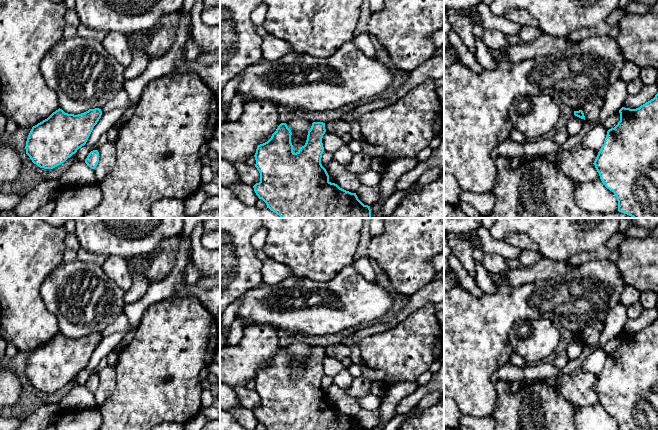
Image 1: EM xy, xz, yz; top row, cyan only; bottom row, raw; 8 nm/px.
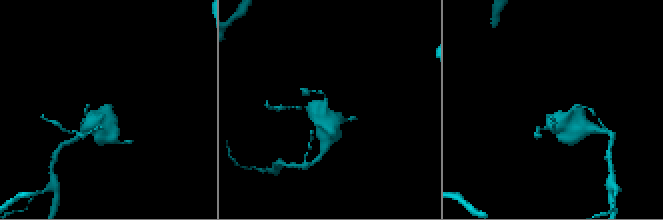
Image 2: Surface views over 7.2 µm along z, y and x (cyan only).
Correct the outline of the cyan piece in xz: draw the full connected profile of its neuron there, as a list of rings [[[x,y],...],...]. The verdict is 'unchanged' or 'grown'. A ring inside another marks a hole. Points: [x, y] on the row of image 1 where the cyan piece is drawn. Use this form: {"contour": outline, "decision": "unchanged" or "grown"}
{"contour": [[[313,122],[305,145],[294,153],[292,132],[286,123],[281,123],[267,142],[257,146],[254,157],[260,182],[253,186],[256,195],[281,218],[371,218],[370,206],[364,205],[356,193],[329,181],[321,164],[325,132],[325,123]]], "decision": "unchanged"}

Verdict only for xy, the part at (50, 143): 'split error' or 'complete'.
complete

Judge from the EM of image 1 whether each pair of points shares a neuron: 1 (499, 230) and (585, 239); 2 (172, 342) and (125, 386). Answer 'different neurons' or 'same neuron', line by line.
1: same neuron
2: same neuron

